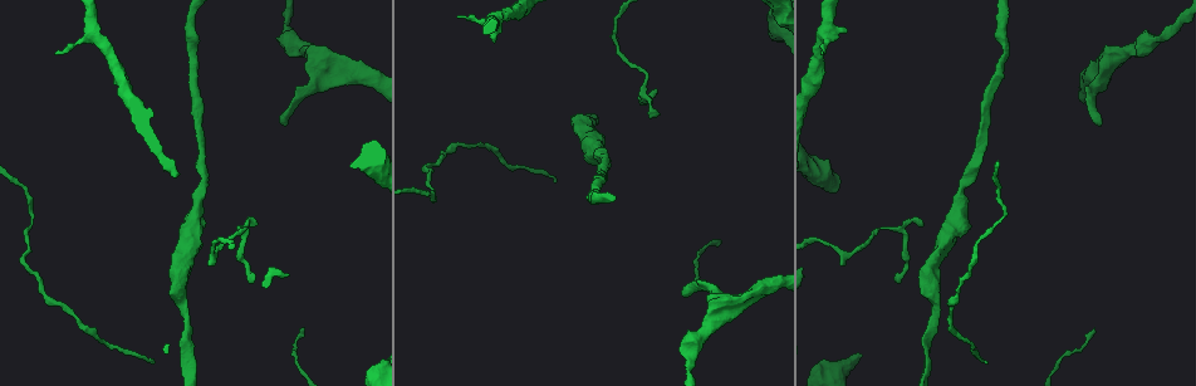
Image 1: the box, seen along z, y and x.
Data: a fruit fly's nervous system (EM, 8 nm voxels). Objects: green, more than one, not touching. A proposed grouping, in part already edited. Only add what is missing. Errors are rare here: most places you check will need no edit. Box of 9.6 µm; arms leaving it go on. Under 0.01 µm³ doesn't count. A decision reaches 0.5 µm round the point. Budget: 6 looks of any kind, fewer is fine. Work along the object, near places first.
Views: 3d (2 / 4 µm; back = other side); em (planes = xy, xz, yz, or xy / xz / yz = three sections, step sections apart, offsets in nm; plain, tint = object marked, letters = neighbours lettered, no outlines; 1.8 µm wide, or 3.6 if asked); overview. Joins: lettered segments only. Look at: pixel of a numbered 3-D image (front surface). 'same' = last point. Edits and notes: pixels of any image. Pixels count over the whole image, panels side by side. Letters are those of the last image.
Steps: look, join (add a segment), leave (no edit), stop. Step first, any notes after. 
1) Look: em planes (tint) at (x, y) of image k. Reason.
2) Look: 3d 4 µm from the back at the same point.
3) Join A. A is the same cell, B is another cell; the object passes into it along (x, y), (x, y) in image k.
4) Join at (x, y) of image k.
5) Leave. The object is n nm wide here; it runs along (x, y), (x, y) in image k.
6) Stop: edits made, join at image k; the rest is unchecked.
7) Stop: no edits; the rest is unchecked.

Look: em planes (letters) at (287, 124) of image 1. Branch stops here.

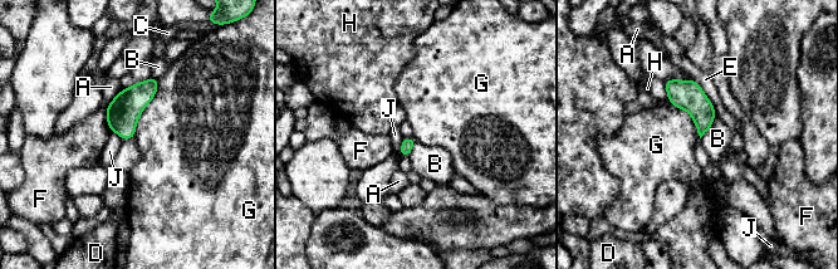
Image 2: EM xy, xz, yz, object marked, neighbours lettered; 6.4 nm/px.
Leave. A, B, C, D, E, F, G, H and J are other cells; none of them fits.

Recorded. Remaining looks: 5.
Look: em 3.6 µm planes (letters) at (249, 283) of image 1.

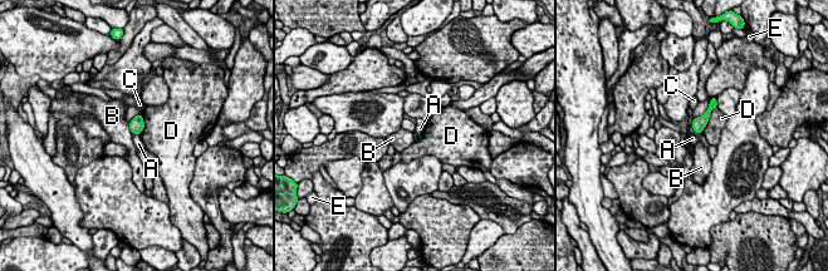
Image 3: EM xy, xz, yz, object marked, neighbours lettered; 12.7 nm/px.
Leave. A, B, C, D and E are other cells; a border runs along (133, 133), (140, 134) in image 3; none of them fits.

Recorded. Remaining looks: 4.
Look: em yz step 8 (tint) at (55, 53) of image 1. Branch stops here.

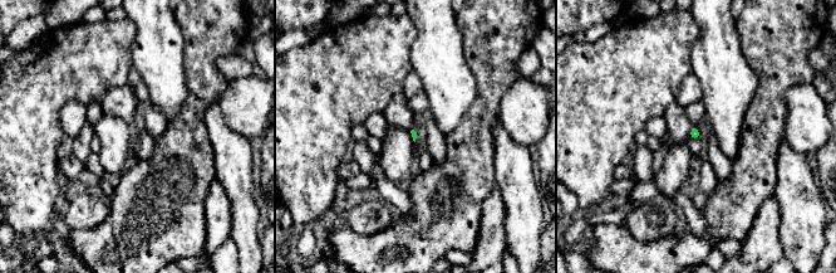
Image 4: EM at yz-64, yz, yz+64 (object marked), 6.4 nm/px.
Look: em planes (letters) at the same point. Cut it another way.

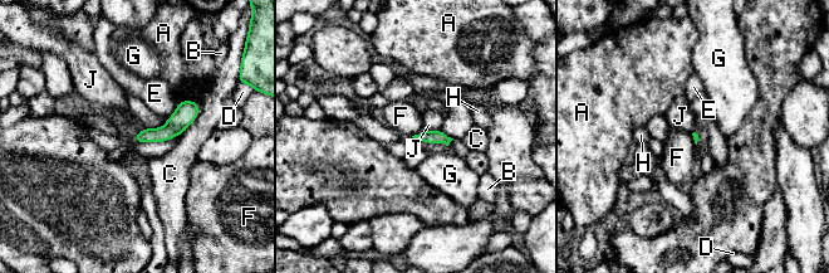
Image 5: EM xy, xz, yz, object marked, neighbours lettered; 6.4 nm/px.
Leave. A, B, C, D, E, F, G, H and J are other cells; it runs along (195, 106), (167, 132), (137, 137) in image 5; no lettered segment goes on from it.

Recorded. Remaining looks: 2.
Stop: no edits; the rest is unchecked.

